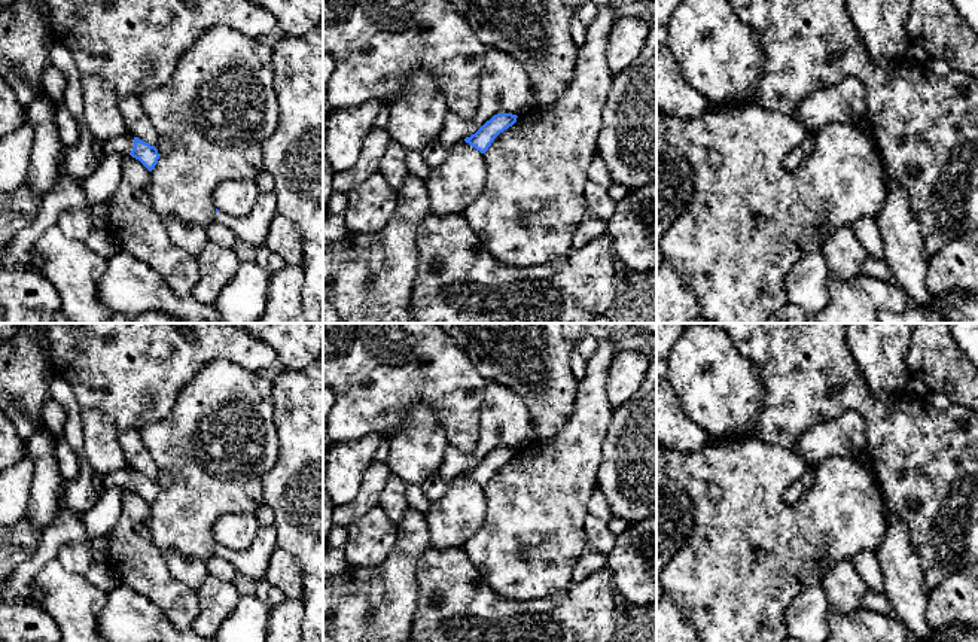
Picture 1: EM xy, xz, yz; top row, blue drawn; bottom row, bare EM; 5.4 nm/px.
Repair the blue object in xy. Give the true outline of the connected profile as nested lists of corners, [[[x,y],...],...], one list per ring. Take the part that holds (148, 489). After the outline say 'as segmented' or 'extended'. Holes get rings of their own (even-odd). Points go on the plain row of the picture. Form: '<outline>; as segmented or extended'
[[[128,466],[97,477],[95,486],[100,496],[103,496],[103,493],[112,487],[131,489],[132,492],[138,493],[149,505],[155,502],[159,493],[158,483],[155,480],[150,480],[138,471],[132,471]]]; extended

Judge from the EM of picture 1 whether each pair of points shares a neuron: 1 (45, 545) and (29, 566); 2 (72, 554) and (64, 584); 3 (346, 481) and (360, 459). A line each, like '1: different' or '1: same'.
1: same
2: different
3: same

